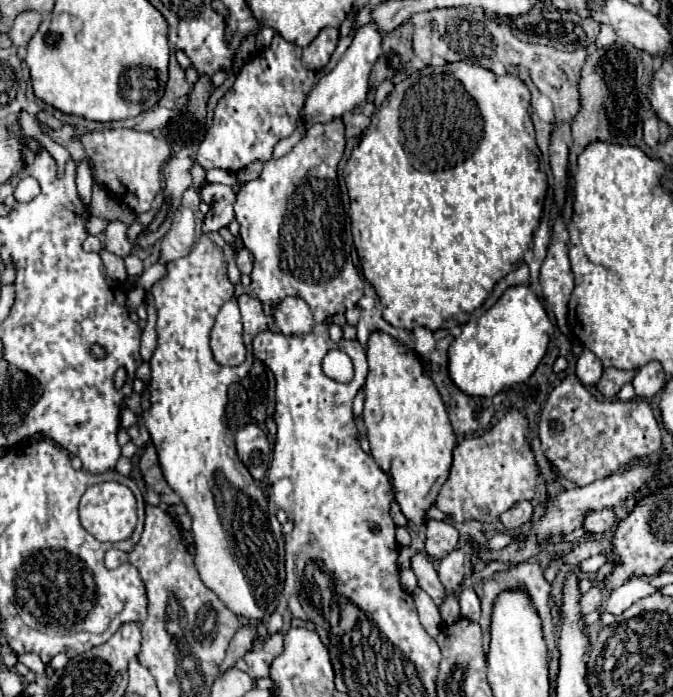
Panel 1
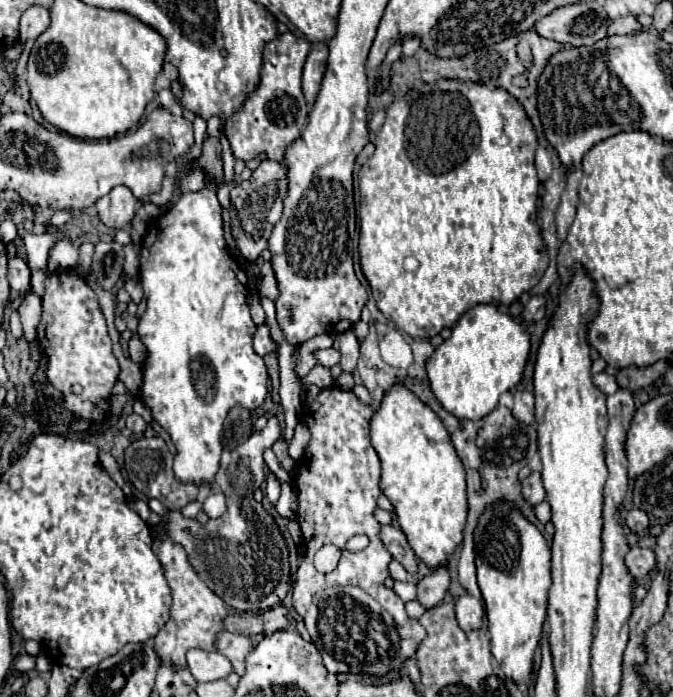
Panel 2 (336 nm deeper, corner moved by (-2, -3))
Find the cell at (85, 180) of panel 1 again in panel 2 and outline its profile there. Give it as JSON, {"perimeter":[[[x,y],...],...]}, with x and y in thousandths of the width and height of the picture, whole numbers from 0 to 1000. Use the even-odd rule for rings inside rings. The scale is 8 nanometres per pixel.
{"perimeter":[[[83,347],[77,362],[74,362],[71,387],[74,390],[92,390],[98,385],[110,385],[113,379],[116,379],[116,353]]]}

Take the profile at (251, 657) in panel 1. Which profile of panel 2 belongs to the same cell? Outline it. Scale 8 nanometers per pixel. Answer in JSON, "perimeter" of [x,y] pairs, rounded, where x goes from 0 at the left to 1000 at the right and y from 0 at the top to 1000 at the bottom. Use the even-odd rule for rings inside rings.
{"perimeter":[[[330,907],[324,912],[324,921],[321,921],[321,930],[327,938],[333,938],[345,956],[348,956],[348,964],[354,970],[363,967],[363,947],[366,947],[366,938],[377,930],[374,918],[368,912],[360,912],[360,910],[345,910],[345,907]]]}

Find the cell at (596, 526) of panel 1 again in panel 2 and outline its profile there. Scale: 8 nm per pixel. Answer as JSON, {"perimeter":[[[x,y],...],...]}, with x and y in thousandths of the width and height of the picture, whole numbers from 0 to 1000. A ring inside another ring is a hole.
{"perimeter":[[[936,732],[930,740],[930,755],[942,766],[960,766],[963,763],[963,740],[954,732]]]}

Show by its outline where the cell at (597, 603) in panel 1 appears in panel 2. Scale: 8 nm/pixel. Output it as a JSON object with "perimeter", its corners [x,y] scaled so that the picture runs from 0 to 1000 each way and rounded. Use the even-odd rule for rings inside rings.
{"perimeter":[[[942,783],[930,795],[930,812],[933,812],[936,824],[942,824],[942,832],[954,832],[975,812],[975,798],[966,786]]]}

